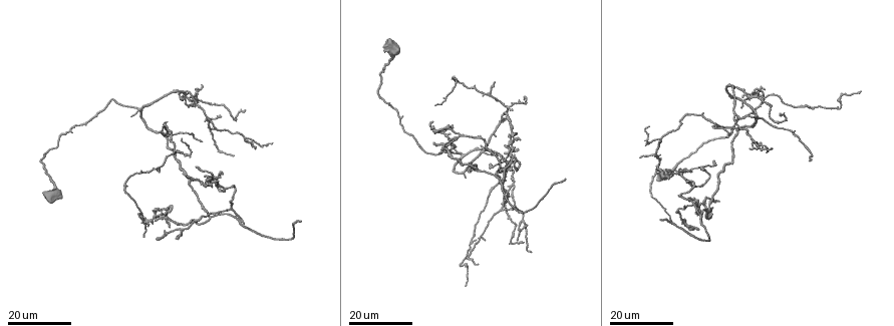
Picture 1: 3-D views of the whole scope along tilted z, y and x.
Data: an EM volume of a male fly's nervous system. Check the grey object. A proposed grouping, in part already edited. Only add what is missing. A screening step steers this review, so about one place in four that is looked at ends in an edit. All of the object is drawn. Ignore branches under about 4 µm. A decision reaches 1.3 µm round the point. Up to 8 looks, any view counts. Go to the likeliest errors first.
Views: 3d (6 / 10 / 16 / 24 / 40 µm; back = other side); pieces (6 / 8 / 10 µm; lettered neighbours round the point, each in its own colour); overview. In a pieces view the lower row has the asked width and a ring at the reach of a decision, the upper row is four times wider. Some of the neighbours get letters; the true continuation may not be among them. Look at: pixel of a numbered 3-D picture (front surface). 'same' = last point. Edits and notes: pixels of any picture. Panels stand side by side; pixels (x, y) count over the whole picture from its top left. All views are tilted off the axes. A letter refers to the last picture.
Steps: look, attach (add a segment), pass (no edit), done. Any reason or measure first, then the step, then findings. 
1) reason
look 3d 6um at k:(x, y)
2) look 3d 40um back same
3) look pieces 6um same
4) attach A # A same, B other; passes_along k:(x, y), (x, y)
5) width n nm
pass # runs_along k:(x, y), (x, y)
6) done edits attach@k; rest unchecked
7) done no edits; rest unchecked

free end
look 3d 16um at 1:(302, 221)

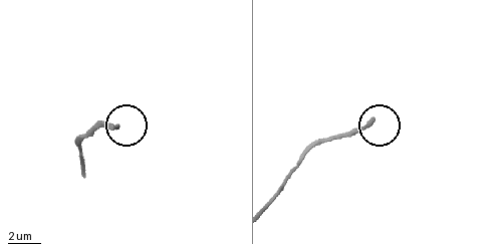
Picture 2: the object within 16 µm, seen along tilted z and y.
what lies round it
look pieces 6um at 2:(370, 120)

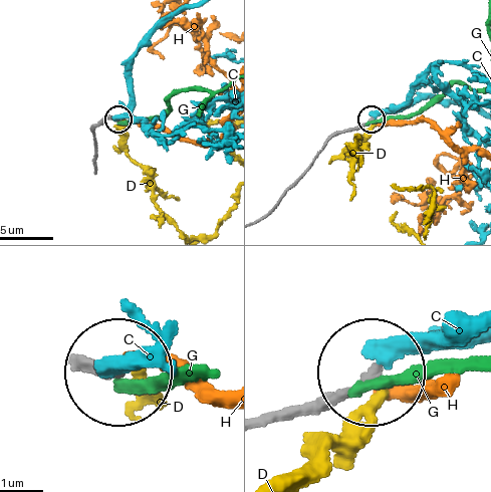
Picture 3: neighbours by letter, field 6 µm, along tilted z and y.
width 180 nm
pass # C other, D other, G other, H other; runs_along 3:(261, 217), (326, 143), (371, 119); no lettered segment goes on from it

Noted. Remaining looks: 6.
thin end
look 3d 16um at 1:(810, 160)

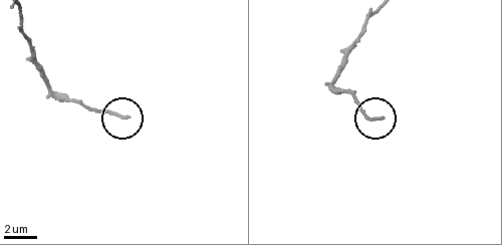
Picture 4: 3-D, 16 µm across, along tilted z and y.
look pieces 8um at 4:(129, 117)

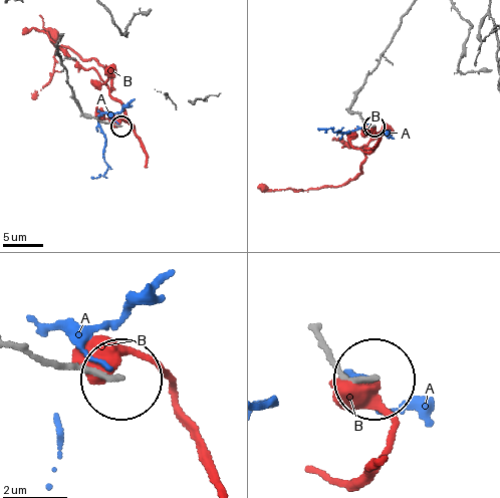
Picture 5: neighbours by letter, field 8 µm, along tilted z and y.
pass # A other, B other; runs_along 5:(15, 343), (120, 380); none of them fits

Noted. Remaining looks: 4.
branch stops here
look 3d 16um at 1:(779, 113)

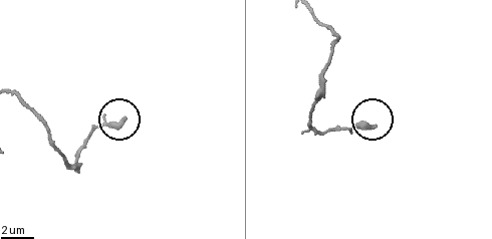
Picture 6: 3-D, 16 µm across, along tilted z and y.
look pieces 6um at 6:(125, 119)

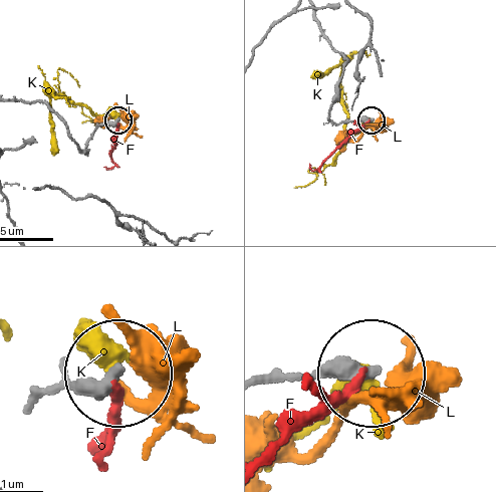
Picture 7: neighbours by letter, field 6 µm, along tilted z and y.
width 330 nm
pass # F other, K other, L other; runs_along 7:(264, 383), (368, 375); no lettered segment goes on from it

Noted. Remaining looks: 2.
branch stops here
look 3d 16um at 1:(697, 230)

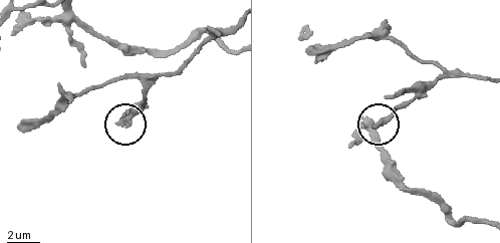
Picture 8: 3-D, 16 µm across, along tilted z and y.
look pieces 6um at 8:(377, 127)

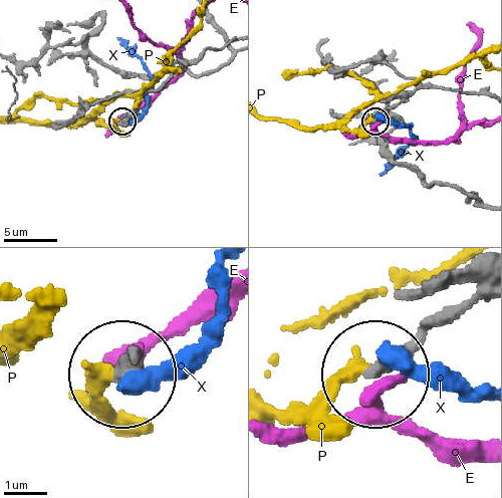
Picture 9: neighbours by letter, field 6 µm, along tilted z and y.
width 320 nm
pass # E other, P other, X other; runs_along 9:(478, 293), (385, 376); none of them fits

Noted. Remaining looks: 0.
done no edits; rest unchecked

